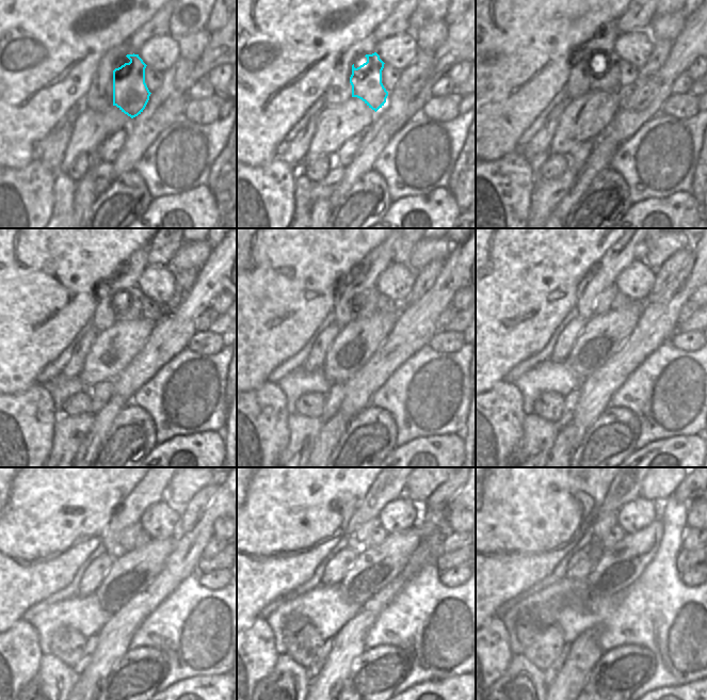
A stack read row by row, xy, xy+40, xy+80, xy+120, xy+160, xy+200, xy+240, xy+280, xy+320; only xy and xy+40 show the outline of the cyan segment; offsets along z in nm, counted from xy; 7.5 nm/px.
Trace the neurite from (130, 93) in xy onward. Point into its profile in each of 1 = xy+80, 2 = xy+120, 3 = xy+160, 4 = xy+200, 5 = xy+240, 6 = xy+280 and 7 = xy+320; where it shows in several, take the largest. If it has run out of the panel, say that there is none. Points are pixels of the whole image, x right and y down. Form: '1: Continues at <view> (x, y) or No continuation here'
1: Continues at xy+80 (606, 77)
2: Continues at xy+120 (128, 306)
3: Continues at xy+160 (366, 305)
4: Continues at xy+200 (603, 303)
5: Continues at xy+240 (126, 542)
6: Continues at xy+280 (364, 530)
7: Continues at xy+320 (603, 524).

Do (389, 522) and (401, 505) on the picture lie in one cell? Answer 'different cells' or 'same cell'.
same cell

